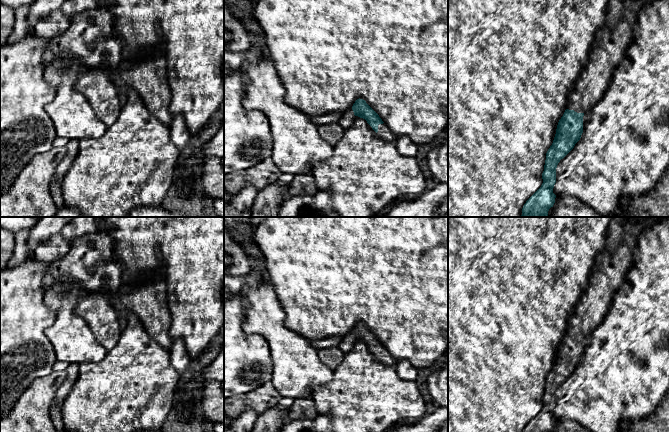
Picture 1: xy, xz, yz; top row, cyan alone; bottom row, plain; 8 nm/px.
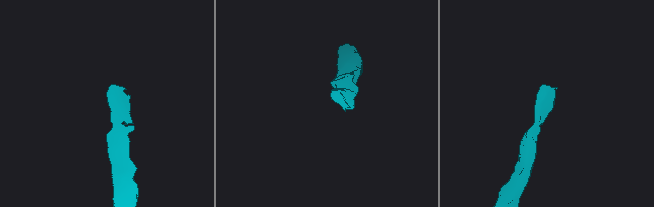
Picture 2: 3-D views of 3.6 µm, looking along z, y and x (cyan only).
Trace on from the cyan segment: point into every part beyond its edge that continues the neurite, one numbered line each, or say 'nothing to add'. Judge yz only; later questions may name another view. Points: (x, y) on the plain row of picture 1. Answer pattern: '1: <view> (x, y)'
1: yz (611, 263)

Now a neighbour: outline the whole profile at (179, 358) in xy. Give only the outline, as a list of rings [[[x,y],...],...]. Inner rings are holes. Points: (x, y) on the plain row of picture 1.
[[[180,339],[172,343],[170,350],[170,362],[172,367],[177,370],[180,376],[185,372],[190,363],[190,358],[185,344]]]

